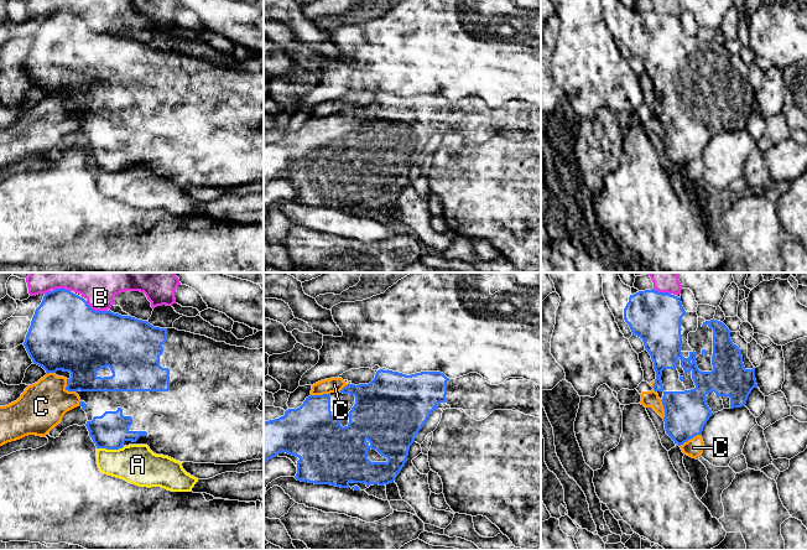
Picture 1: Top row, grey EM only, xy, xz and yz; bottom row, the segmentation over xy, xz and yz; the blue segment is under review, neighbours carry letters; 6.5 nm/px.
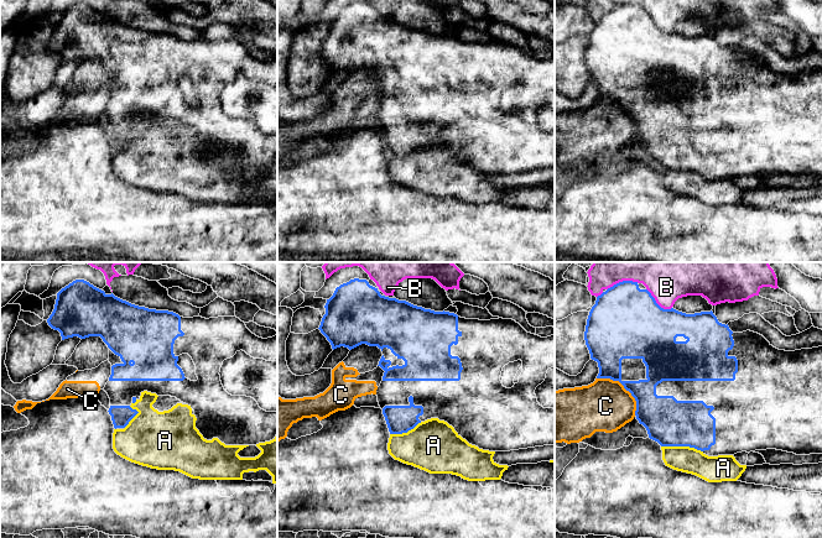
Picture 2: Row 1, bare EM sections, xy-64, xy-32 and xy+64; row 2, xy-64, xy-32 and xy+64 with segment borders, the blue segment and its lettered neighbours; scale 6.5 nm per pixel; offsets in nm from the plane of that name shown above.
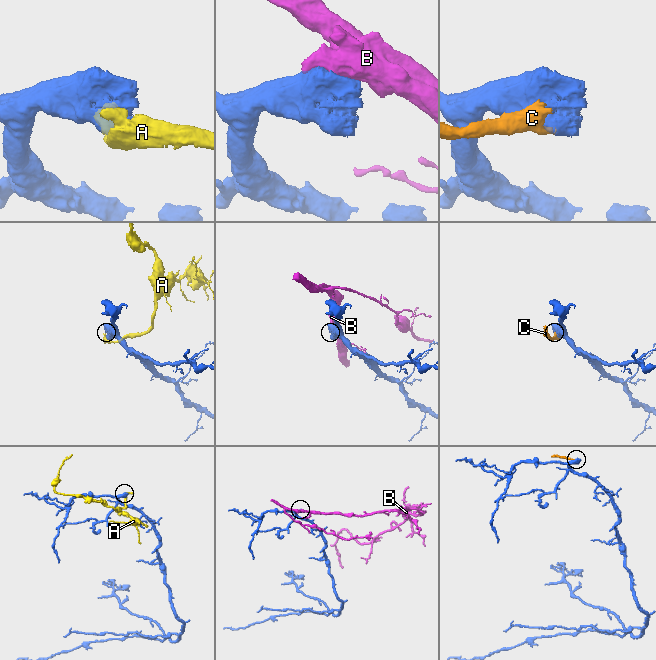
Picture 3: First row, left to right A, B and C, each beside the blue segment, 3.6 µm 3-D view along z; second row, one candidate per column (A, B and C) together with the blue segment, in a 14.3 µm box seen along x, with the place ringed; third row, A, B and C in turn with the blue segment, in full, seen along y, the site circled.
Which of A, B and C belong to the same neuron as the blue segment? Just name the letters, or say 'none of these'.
none of these

